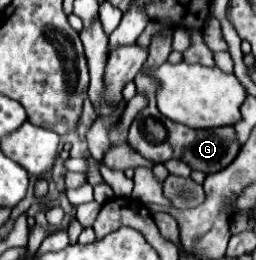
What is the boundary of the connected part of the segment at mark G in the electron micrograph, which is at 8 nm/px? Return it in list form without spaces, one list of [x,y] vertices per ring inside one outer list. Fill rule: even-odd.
[[[142,71],[138,73],[138,77],[134,79],[136,83],[136,89],[138,93],[146,95],[148,99],[148,105],[144,107],[144,111],[140,111],[140,115],[132,121],[130,125],[130,133],[128,133],[128,143],[132,143],[132,147],[148,161],[152,163],[166,163],[170,159],[180,159],[184,163],[190,165],[192,171],[202,171],[206,175],[210,173],[216,173],[224,167],[228,167],[236,155],[240,153],[240,141],[238,141],[238,135],[236,135],[236,129],[232,125],[226,125],[226,127],[216,127],[216,129],[192,129],[192,127],[186,127],[186,125],[178,125],[174,121],[170,121],[168,117],[164,117],[158,107],[156,107],[156,99],[154,99],[154,93],[156,93],[156,87],[154,83],[142,75]],[[152,117],[156,119],[158,123],[162,123],[166,127],[166,139],[164,141],[154,141],[152,137],[148,137],[146,129],[144,129],[144,121]]]

